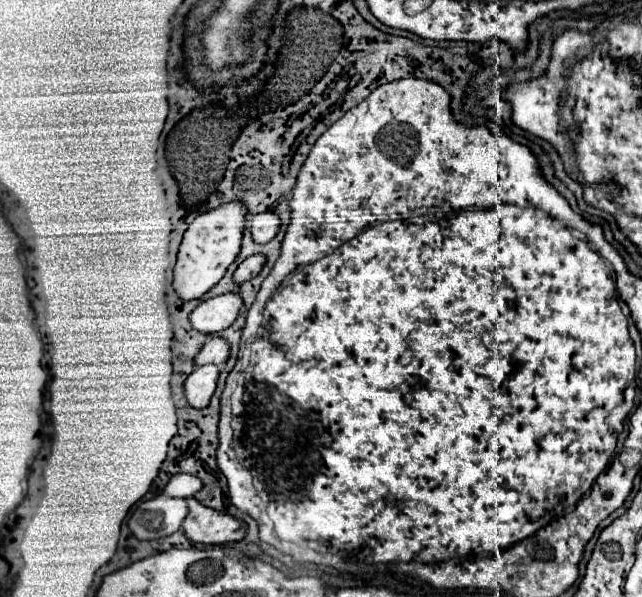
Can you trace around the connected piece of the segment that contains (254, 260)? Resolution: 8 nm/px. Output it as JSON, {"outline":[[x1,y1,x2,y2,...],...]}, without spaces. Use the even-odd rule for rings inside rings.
{"outline":[[252,255,252,257,244,259,244,261,238,265,236,273,234,273,234,281,240,285,240,283,244,283,244,281,254,279,254,277,262,271,264,263,266,263,266,257,264,257,264,255]]}

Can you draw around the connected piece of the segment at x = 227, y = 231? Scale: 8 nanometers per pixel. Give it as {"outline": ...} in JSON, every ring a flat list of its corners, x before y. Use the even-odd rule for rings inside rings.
{"outline":[[230,201,226,205,218,205,206,213,200,213,184,233,178,261,174,267,174,289,184,299,200,299,208,293,228,271,234,259,240,253,240,243,244,229,248,227,248,211,242,201]]}

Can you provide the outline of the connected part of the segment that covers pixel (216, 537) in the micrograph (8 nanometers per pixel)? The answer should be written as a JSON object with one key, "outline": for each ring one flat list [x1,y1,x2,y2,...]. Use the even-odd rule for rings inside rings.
{"outline":[[188,499,188,517,184,519,182,529,186,531,186,537,194,543,204,545,222,545,222,543,234,543,242,541,246,535,246,523,230,517,224,511,214,511,198,503,196,499]]}

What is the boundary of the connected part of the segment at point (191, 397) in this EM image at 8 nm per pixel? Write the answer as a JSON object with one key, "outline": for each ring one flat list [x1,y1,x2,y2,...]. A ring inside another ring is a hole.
{"outline":[[202,365,192,371,192,375,184,383,186,399,190,401,192,407,204,409,210,403,210,397,214,395,220,373,222,369,218,365]]}

